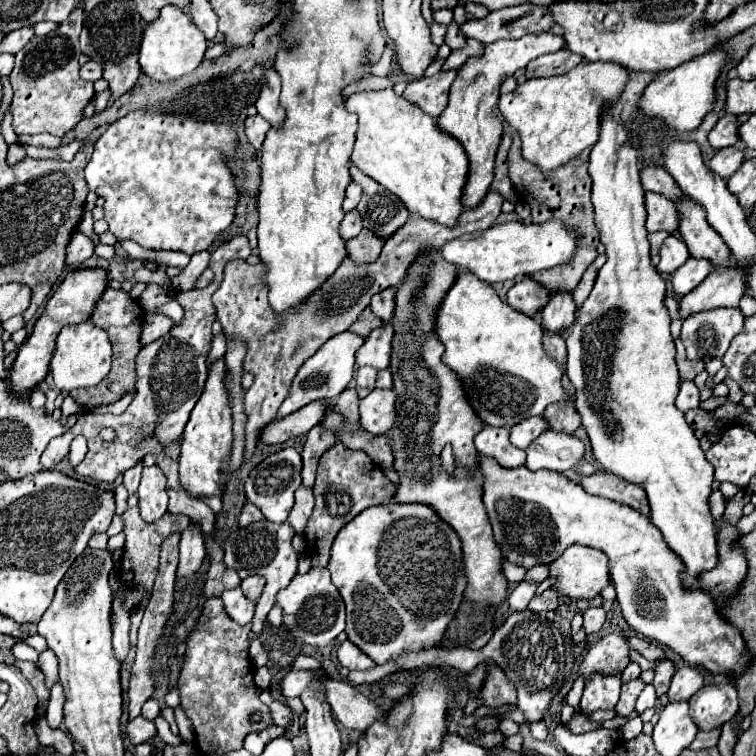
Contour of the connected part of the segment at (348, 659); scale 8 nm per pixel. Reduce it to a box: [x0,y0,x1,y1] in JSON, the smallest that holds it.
[338,640,376,670]

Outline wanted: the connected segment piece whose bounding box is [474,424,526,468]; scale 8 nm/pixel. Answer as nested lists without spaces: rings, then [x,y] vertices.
[[[486,424],[474,442],[480,456],[494,458],[504,468],[518,468],[524,464],[526,452],[510,444],[506,428],[494,428]]]

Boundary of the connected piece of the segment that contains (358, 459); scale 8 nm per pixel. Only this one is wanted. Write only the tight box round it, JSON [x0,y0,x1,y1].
[304,442,396,568]

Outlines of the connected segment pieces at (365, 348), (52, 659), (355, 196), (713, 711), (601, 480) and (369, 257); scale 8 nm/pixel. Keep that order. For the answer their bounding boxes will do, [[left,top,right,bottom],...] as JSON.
[[356,324,394,370],[38,650,58,688],[344,182,362,212],[690,682,738,730],[580,472,650,516],[348,230,384,264]]

